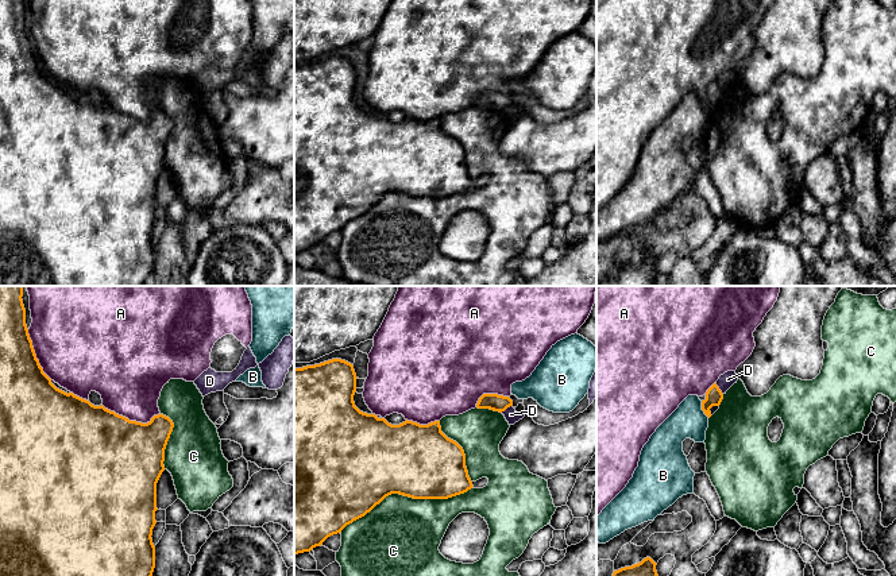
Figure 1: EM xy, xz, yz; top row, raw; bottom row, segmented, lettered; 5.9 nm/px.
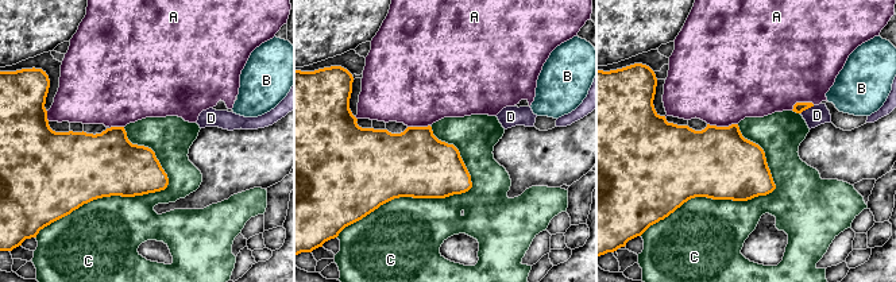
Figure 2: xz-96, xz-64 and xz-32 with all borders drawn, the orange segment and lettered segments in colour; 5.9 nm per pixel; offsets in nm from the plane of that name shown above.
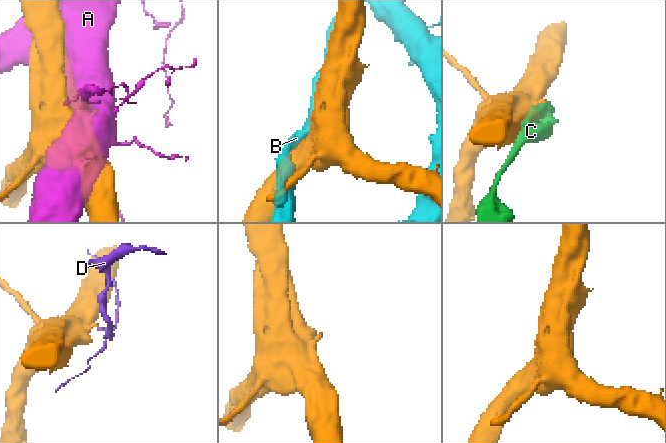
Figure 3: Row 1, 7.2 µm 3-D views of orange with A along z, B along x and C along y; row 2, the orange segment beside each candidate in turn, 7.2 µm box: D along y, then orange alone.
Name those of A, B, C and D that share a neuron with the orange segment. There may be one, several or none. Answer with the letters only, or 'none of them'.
none of them

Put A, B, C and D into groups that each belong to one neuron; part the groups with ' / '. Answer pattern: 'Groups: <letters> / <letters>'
Groups: A / B / C / D

